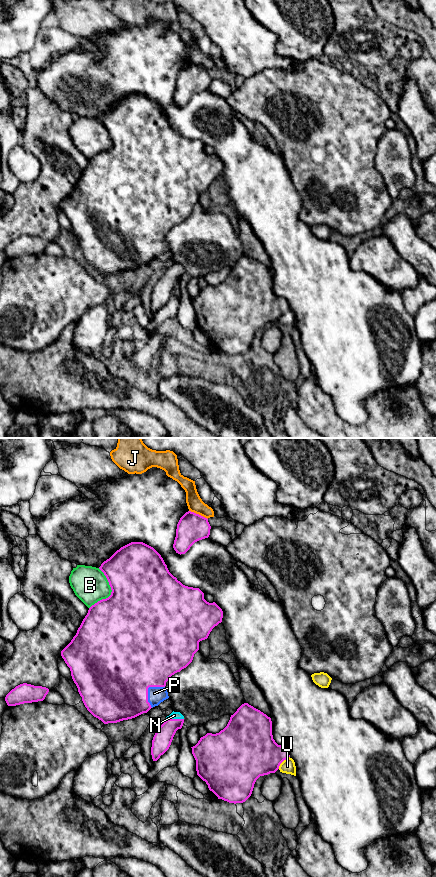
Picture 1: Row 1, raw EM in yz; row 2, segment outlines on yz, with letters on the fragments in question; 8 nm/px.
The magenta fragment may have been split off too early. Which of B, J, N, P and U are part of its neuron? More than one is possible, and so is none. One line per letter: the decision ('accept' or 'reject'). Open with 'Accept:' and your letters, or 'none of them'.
Accept: N, P
B: reject
J: reject
N: accept
P: accept
U: reject

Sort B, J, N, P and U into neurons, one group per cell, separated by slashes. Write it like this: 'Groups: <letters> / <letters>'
Groups: B / J / N P / U

